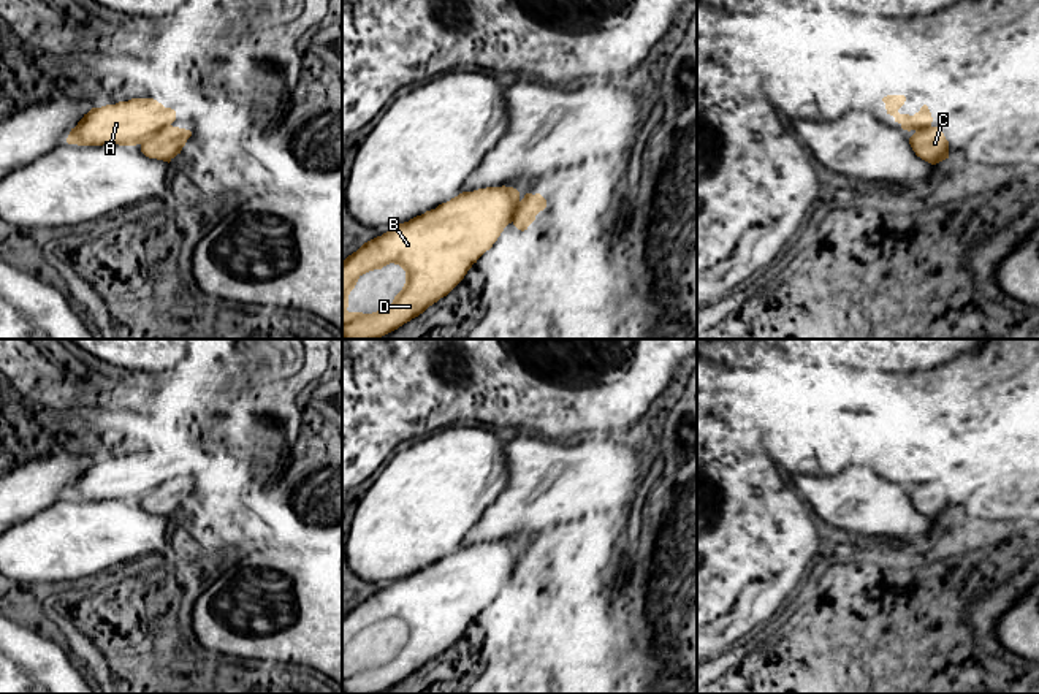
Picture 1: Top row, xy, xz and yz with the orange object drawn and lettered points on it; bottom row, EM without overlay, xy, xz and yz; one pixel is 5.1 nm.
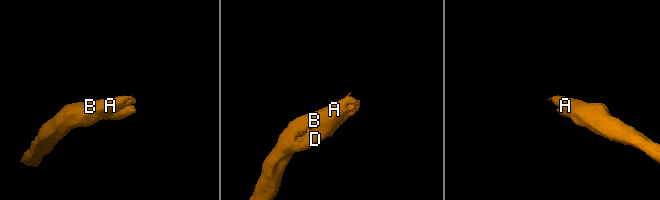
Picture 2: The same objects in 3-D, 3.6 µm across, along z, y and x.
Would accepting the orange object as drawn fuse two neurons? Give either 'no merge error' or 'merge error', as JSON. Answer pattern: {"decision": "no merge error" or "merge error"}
{"decision": "merge error"}

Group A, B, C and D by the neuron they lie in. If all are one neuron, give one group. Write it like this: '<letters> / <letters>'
A B D / C

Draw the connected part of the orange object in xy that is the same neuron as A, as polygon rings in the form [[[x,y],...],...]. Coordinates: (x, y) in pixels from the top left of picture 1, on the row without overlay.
[[[131,453],[92,463],[71,483],[67,498],[78,501],[136,501],[176,475],[176,466],[154,453]]]

